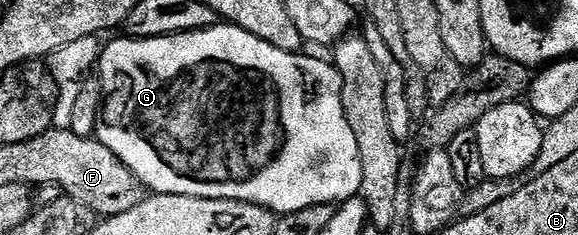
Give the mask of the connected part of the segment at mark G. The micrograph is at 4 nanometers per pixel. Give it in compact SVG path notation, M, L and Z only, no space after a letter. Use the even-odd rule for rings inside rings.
M227 22L217 23L215 28L203 28L201 32L180 32L176 36L159 36L158 38L146 38L145 40L119 39L112 40L109 44L105 43L100 53L98 79L102 99L100 102L100 120L96 123L94 136L95 139L102 142L102 146L106 146L110 150L114 150L114 154L118 154L121 162L140 179L140 183L144 185L149 193L162 196L197 196L207 200L241 200L242 202L262 206L273 214L306 210L306 206L318 206L319 204L339 206L346 200L359 197L360 187L362 186L362 158L358 158L358 142L354 139L354 130L350 130L350 122L346 122L346 114L342 110L342 82L340 81L340 71L336 68L335 63L328 61L327 64L326 61L319 60L316 56L304 56L303 51L287 52L286 50L278 50L278 46L270 46L270 42L262 42L262 38L258 38L254 34L250 34L246 30L237 28L236 25Z

